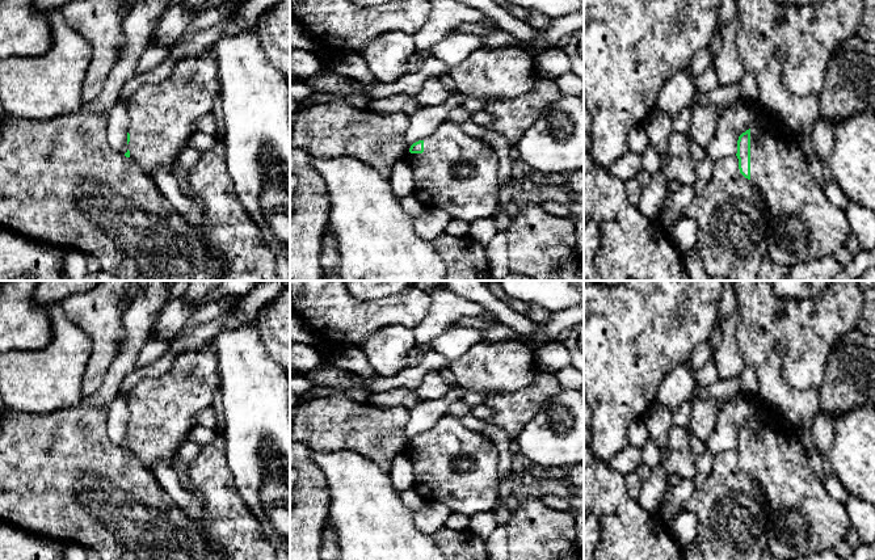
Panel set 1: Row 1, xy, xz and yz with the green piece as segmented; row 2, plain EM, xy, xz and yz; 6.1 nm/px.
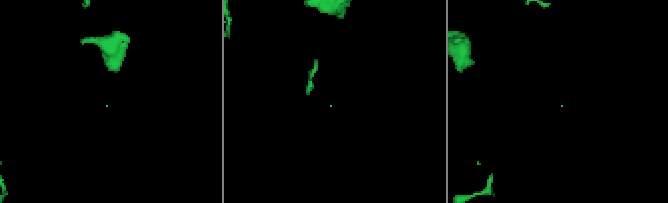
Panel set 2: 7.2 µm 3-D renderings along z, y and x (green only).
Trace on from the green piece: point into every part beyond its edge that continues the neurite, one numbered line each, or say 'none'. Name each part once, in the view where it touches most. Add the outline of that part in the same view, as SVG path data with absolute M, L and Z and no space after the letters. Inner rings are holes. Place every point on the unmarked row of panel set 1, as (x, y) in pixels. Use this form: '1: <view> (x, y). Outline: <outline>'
1: yz (804, 518). Outline: M769 405L750 420L750 475L762 488L769 506L767 550L781 560L794 560L832 548L846 538L850 517L819 481L794 429Z

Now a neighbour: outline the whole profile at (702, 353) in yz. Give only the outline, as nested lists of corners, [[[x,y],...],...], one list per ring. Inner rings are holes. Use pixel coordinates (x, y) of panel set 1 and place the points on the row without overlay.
[[[710,338],[701,342],[694,350],[690,357],[690,363],[694,371],[699,370],[712,358],[712,349],[710,344]]]

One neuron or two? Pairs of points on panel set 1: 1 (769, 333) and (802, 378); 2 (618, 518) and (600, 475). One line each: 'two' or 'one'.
1: one
2: one

